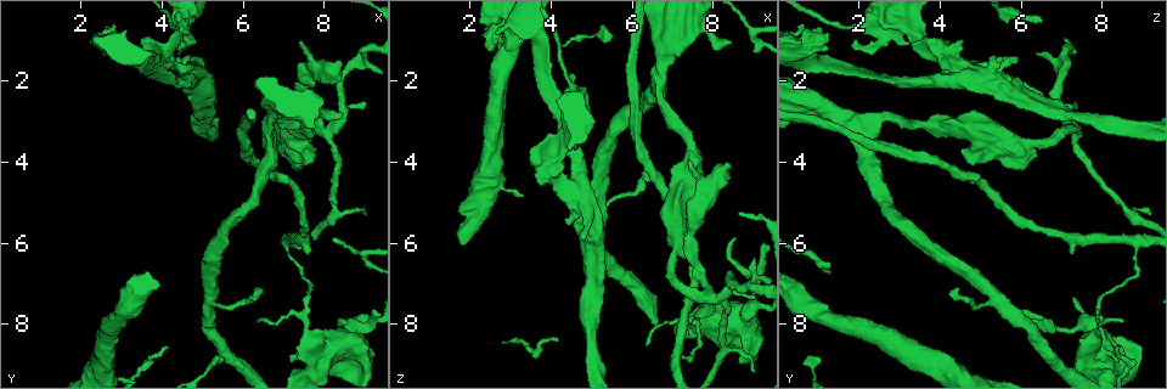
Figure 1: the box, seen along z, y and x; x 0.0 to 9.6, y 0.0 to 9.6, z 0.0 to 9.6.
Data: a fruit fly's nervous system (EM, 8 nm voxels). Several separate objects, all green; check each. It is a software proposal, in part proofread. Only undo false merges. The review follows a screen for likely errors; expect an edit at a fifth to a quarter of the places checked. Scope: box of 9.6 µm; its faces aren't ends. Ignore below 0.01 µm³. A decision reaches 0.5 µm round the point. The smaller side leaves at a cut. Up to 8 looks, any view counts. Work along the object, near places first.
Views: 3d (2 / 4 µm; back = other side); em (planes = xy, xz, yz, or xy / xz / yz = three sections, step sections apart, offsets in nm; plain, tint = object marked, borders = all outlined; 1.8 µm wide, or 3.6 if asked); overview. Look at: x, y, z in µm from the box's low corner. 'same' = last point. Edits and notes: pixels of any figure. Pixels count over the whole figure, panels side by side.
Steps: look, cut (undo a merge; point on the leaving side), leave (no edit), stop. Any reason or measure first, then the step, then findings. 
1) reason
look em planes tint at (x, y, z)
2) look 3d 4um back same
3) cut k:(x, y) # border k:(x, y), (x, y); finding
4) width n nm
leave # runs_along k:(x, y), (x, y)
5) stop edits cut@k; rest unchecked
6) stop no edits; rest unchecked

two arms in line, one across
look 3d 4um back at (8.80, 8.15, 7.70)

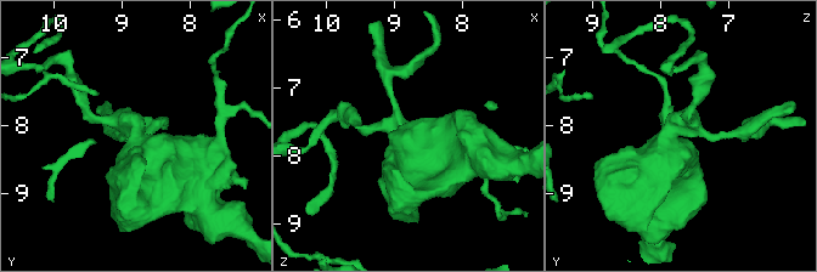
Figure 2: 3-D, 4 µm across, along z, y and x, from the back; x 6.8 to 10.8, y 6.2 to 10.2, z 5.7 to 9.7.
arms 3
look em 3.6um planes tint at (8.75, 8.10, 7.75)

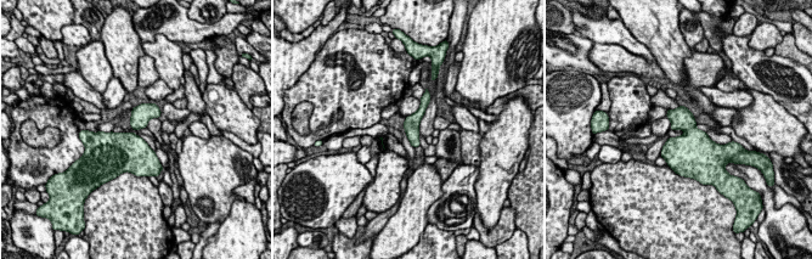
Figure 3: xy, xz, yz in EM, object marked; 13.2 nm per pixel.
leave # runs_along 3:(427, 97), (413, 120), (415, 144); one neuron here

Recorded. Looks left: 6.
four-way junction
look em xy step 16 tint at (7.65, 3.20, 7.25)

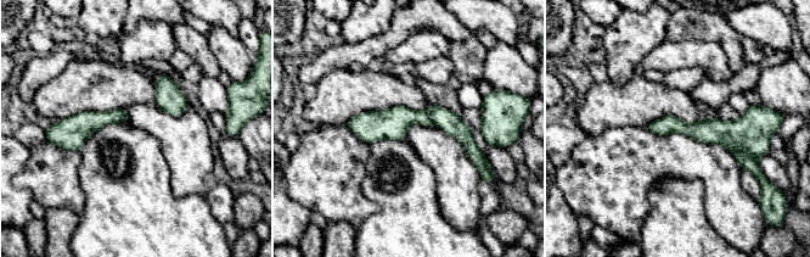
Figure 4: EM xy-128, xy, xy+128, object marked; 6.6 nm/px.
cut it another way
look em planes borders same

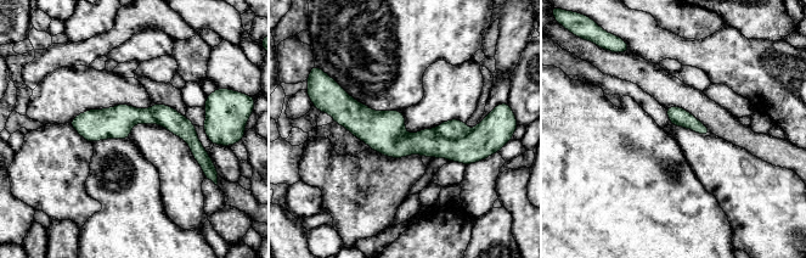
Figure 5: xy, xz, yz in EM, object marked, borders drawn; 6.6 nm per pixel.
cut 5:(454, 129) # part_leaving 5:(157, 106), (193, 141), (198, 157); a second neuron is stuck on

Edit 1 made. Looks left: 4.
look overview

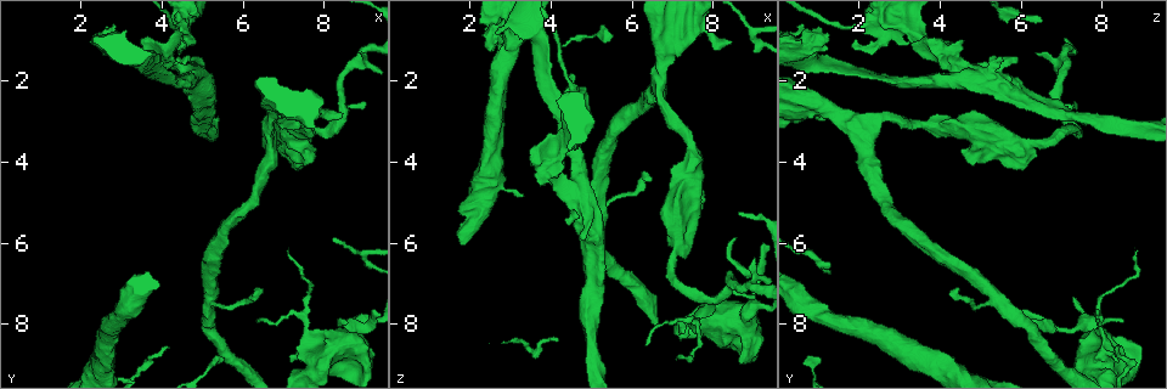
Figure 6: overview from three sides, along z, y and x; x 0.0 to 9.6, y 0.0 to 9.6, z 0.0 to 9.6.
two arms in line, one across
look 3d 4um at (4.50, 1.65, 4.60)

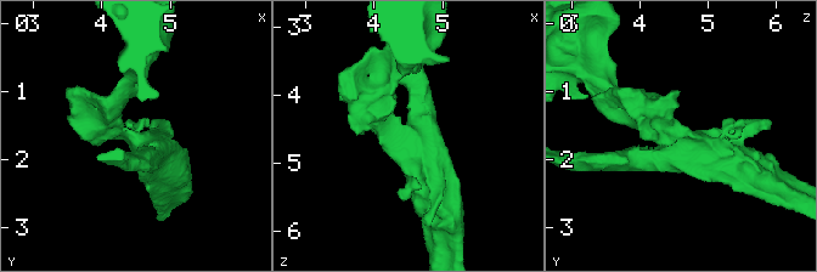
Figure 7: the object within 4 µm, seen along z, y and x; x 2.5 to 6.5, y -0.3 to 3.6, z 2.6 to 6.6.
look em 3.6um planes tint at (4.50, 1.70, 4.55)

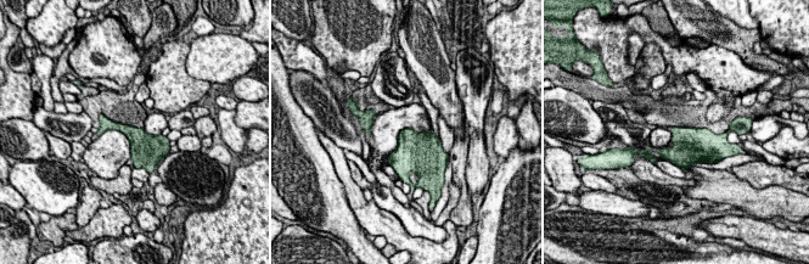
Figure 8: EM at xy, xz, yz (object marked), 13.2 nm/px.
leave # all the same neuron

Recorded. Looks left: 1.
stop edits cut@5; rest unchecked

